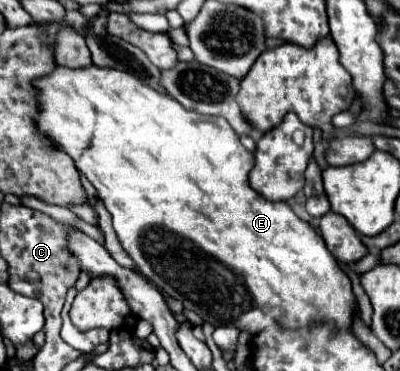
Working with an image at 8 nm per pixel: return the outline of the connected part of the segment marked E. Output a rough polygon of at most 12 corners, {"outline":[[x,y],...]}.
{"outline":[[55,66],[37,130],[213,326],[351,330],[323,238],[225,118]]}

